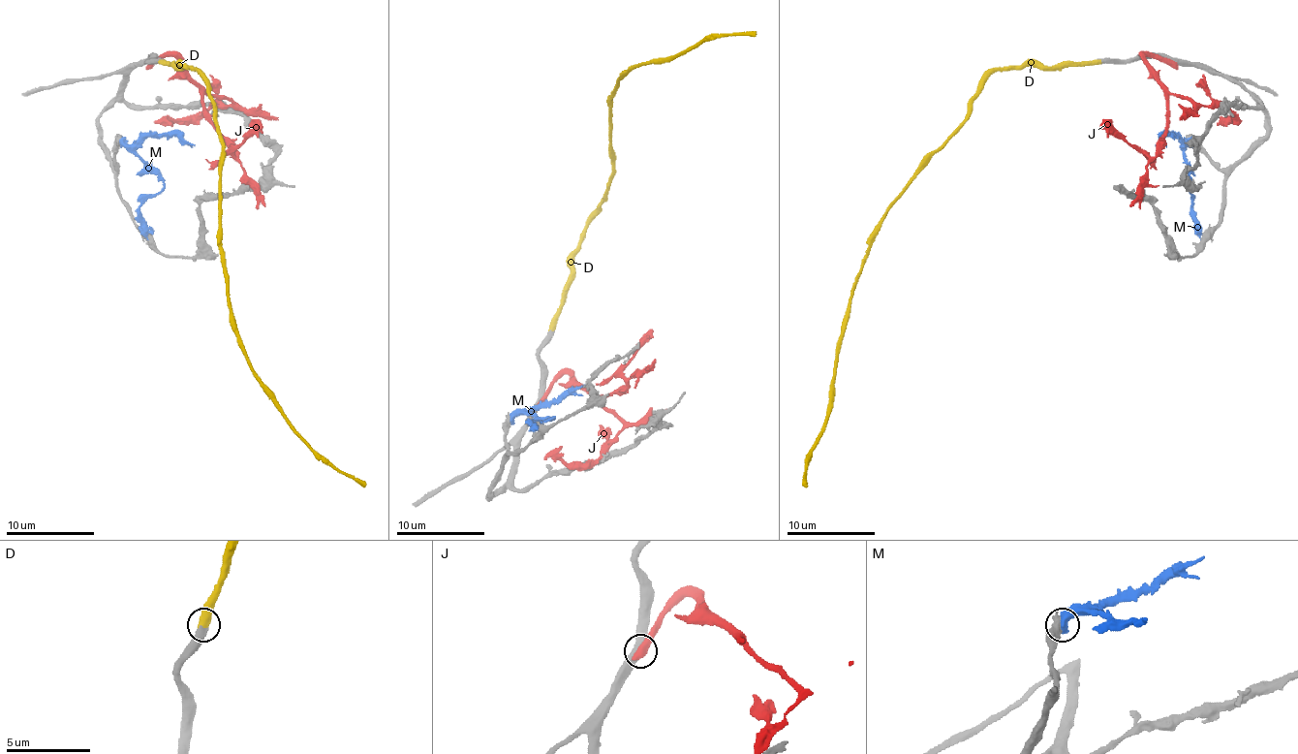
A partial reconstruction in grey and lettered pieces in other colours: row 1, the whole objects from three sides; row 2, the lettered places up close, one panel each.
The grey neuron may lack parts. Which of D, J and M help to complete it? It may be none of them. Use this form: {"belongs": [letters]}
{"belongs": ["D"]}

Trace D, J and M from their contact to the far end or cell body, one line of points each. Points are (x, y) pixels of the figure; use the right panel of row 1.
D: (1099, 62), (997, 69), (973, 102), (968, 119), (889, 209), (851, 297), (832, 409), (810, 451), (803, 486)
J: (1172, 62), (1144, 57), (1165, 88), (1165, 132), (1155, 156), (1137, 152), (1099, 123)
M: (1189, 141), (1184, 152), (1192, 194), (1192, 220), (1201, 239)

